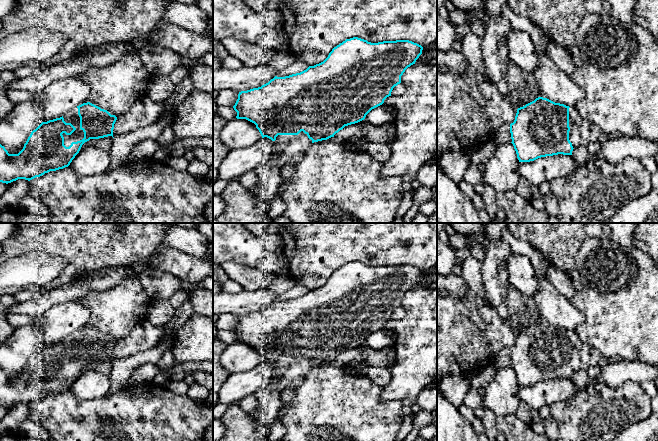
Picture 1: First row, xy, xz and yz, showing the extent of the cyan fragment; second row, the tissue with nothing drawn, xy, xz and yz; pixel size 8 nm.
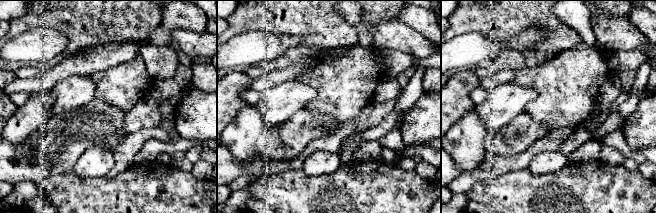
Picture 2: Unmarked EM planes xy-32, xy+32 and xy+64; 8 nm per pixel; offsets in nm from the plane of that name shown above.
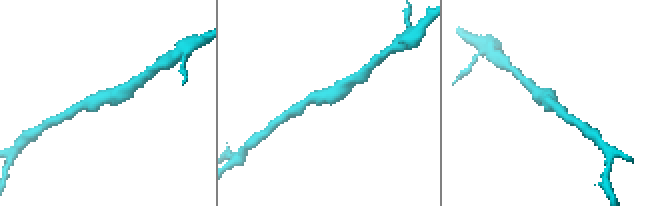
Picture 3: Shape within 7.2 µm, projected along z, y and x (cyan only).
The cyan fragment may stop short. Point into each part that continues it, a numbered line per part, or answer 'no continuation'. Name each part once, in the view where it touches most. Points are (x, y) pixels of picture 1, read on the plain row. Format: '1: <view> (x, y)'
1: xy (71, 340)

